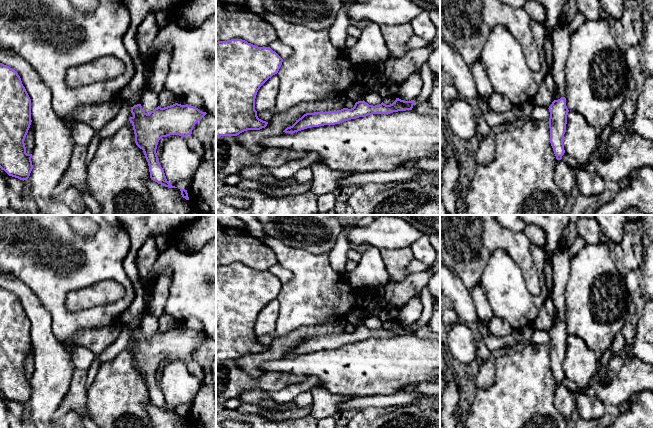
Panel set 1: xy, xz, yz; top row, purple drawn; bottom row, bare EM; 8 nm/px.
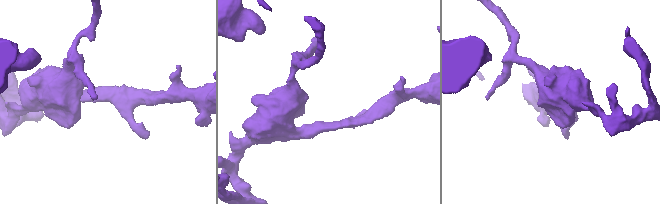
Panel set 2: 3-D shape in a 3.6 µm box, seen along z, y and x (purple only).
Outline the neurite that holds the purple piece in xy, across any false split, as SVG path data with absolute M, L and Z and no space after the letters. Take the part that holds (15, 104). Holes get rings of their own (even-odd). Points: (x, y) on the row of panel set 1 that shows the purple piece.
M0 63L0 168L23 181L33 169L24 143L31 122L31 99L20 76Z

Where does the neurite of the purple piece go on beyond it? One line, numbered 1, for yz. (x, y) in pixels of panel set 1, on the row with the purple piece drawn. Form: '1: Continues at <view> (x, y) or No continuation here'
1: No continuation here

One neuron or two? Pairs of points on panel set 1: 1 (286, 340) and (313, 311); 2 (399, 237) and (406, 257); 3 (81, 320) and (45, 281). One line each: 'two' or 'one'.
1: two
2: two
3: one

